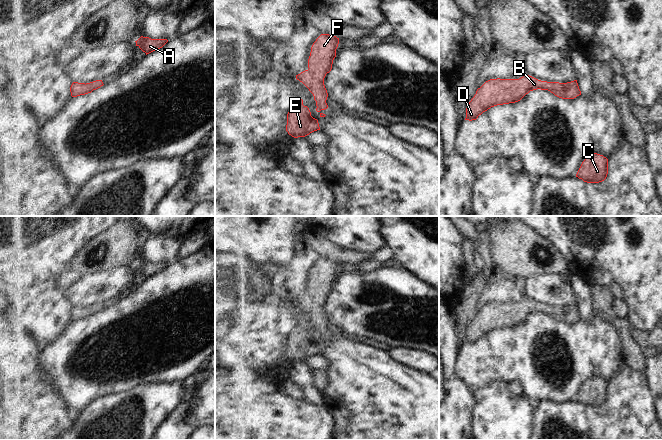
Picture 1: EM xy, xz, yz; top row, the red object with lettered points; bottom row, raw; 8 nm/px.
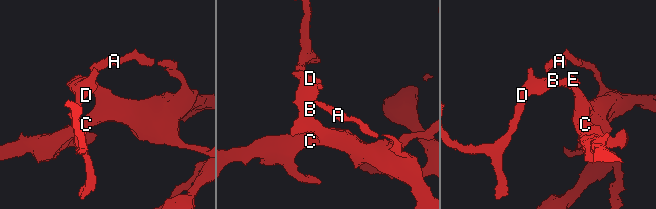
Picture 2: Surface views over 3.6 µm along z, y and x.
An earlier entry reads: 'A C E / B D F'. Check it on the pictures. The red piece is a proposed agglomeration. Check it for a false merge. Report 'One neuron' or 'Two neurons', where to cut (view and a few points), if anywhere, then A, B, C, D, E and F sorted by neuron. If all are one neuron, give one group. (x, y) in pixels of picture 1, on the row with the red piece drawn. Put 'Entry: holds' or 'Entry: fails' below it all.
One neuron. No split. Groups: A B C D E F.
Entry: fails

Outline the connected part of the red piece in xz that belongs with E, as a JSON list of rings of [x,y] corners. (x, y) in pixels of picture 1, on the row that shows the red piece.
[[[297,99],[287,114],[286,131],[294,138],[305,137],[310,133],[320,130],[318,120],[311,116],[302,99]]]

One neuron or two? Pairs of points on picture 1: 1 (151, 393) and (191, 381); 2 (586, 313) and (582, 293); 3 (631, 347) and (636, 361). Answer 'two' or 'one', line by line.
1: two
2: one
3: one

